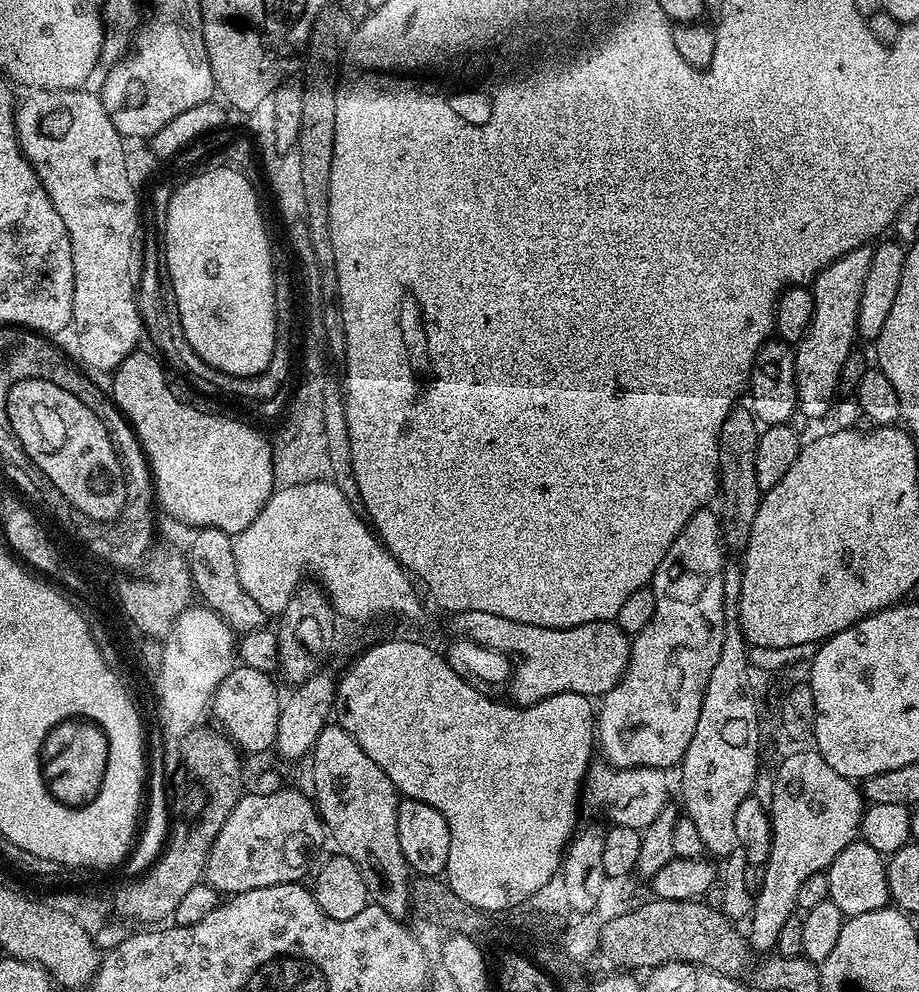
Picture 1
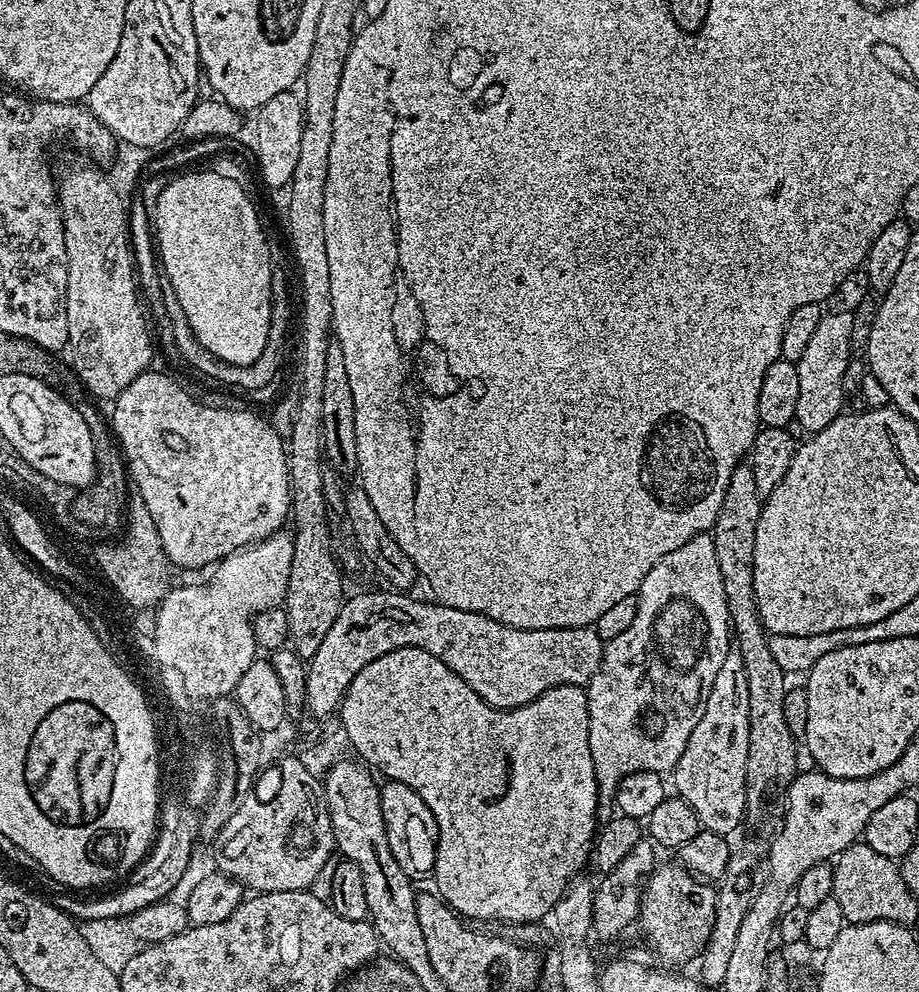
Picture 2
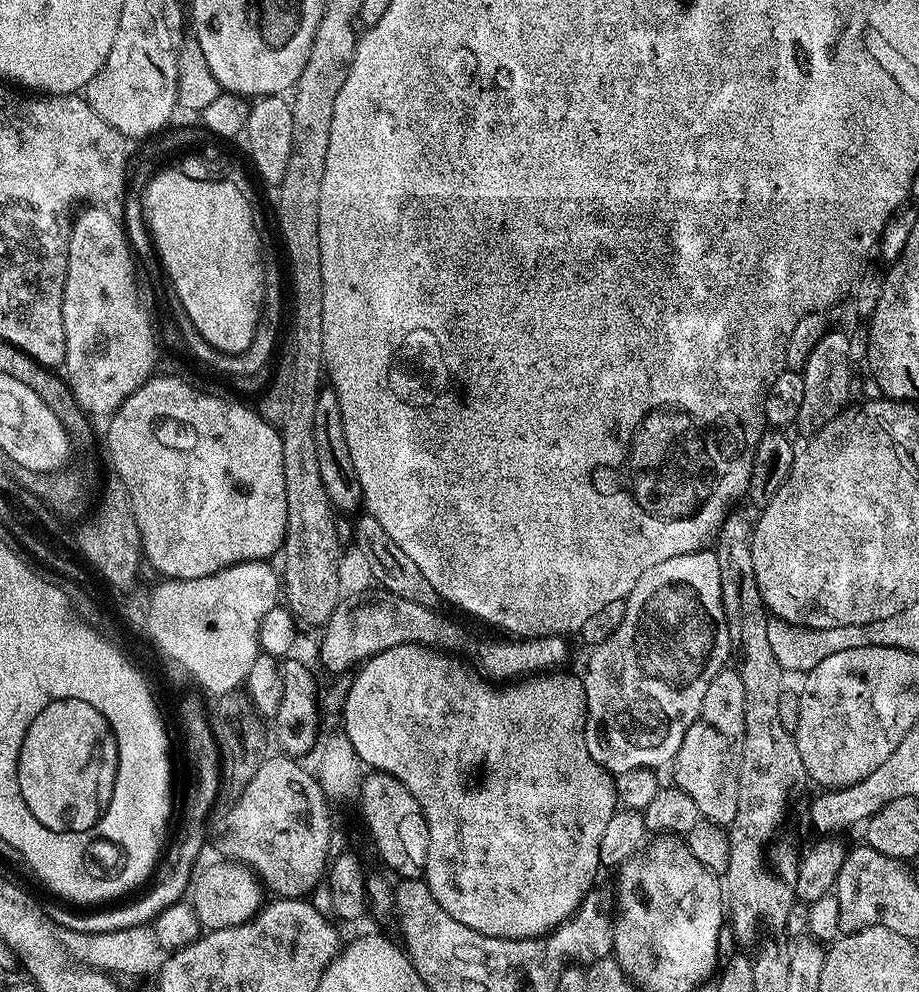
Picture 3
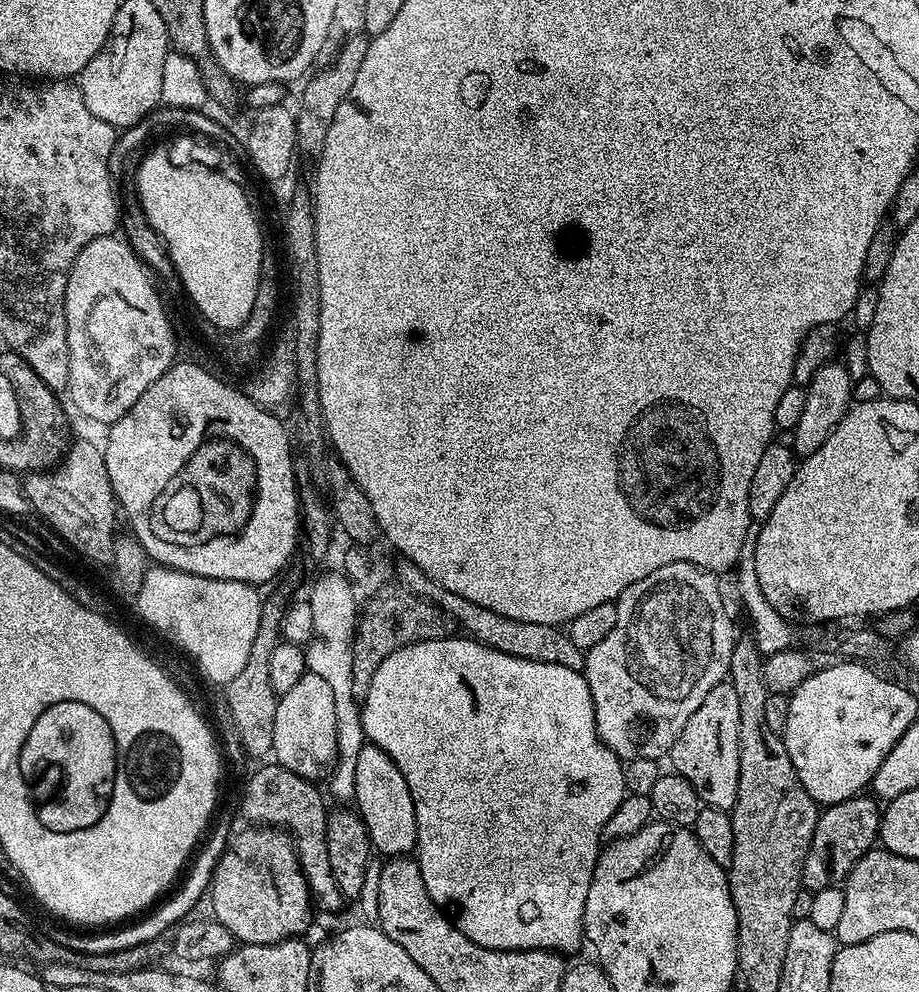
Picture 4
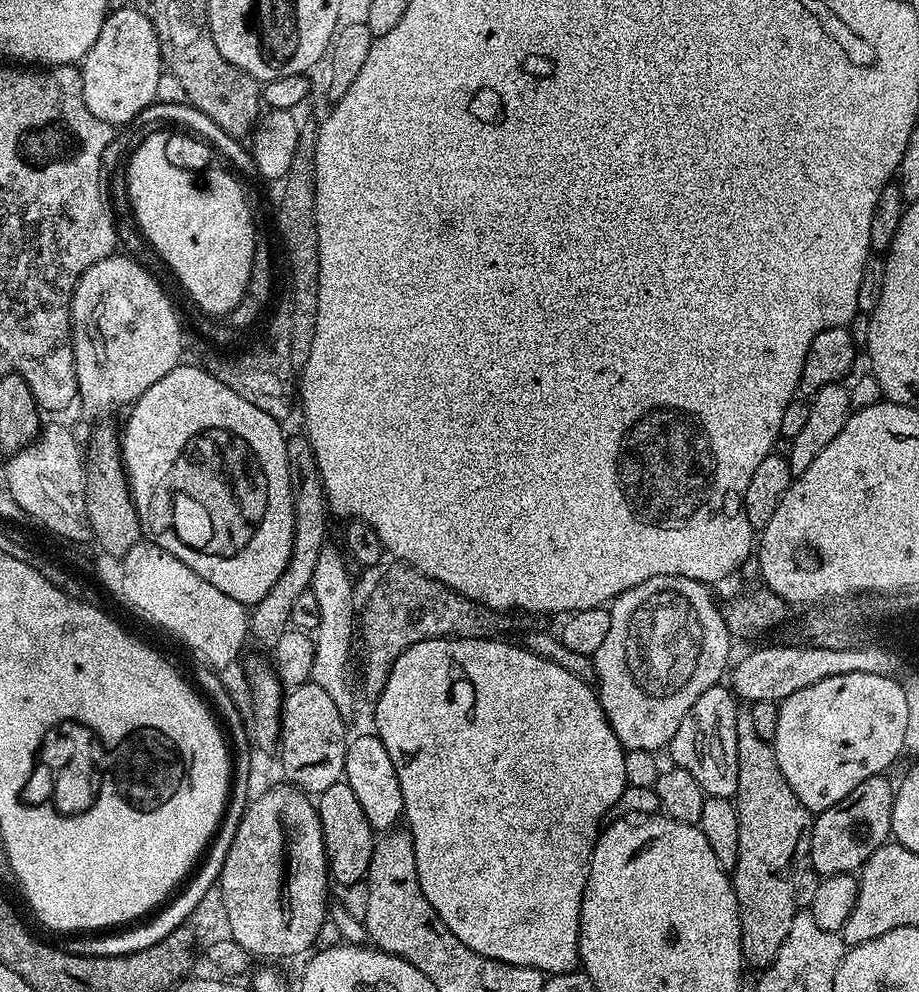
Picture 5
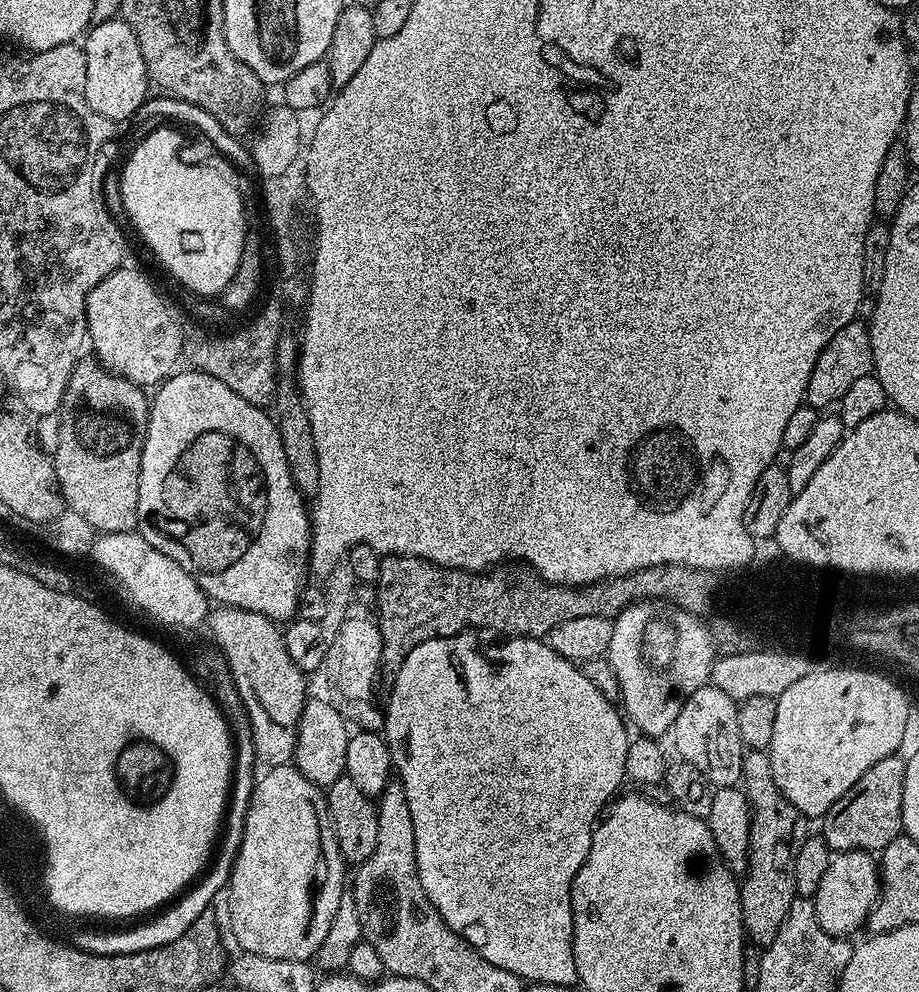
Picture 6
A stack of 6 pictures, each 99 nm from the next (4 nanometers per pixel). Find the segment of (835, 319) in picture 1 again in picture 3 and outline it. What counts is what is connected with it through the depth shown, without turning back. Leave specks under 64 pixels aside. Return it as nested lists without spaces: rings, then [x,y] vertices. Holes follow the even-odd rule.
[[[829,330],[806,362],[802,373],[806,391],[802,398],[802,410],[798,410],[796,419],[804,438],[815,436],[818,430],[822,430],[822,426],[826,426],[826,422],[830,422],[839,412],[849,407],[848,395],[851,394],[852,388],[854,392],[854,380],[852,384],[854,365],[847,357],[847,340],[847,335],[843,331],[840,333]]]

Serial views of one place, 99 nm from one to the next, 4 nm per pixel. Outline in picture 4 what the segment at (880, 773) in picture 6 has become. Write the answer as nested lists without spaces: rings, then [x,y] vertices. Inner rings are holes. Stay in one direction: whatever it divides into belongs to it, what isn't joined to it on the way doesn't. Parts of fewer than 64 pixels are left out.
[[[868,794],[851,796],[848,800],[827,805],[816,817],[814,838],[800,875],[801,885],[813,894],[843,885],[852,867],[867,852],[873,851],[880,834],[881,815],[881,805]]]

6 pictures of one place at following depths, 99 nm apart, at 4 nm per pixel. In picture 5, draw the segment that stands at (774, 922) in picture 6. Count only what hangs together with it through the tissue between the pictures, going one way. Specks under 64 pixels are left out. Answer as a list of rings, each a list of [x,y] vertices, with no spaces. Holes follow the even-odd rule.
[[[744,710],[737,715],[738,730],[738,790],[734,797],[738,814],[738,862],[731,869],[732,889],[736,892],[736,901],[740,911],[740,945],[745,965],[752,970],[769,968],[778,958],[778,950],[782,950],[782,942],[786,942],[786,934],[790,934],[790,922],[794,922],[796,899],[794,886],[796,873],[808,855],[808,847],[812,841],[812,821],[814,814],[790,790],[790,782],[782,774],[778,766],[776,749],[767,740],[758,736],[754,730],[754,718],[751,711]]]

